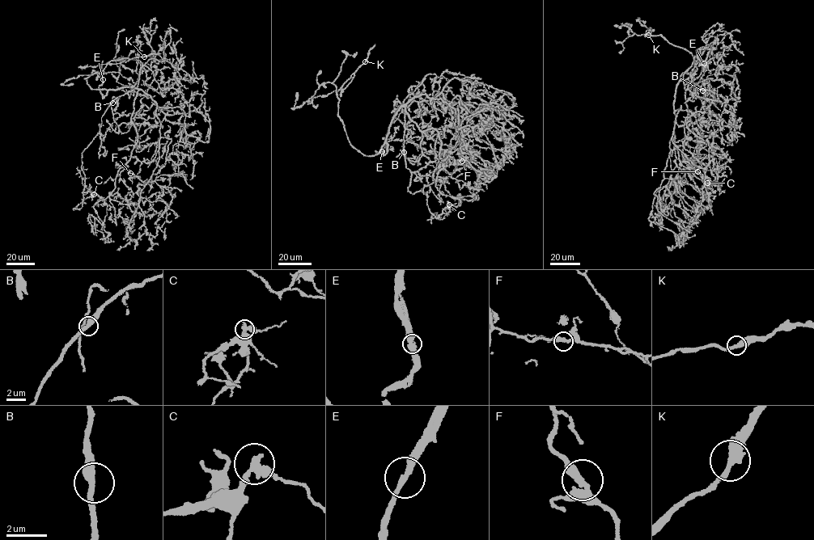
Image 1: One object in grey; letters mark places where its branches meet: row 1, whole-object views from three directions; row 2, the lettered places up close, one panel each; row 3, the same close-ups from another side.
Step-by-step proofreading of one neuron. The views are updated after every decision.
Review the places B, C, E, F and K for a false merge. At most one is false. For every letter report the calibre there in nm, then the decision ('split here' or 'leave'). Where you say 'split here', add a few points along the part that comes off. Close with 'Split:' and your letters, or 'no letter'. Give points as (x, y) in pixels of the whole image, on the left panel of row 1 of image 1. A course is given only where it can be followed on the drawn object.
B: calibre 340 nm; leave
C: calibre 340 nm; leave
E: calibre 360 nm; leave
F: calibre 320 nm; leave
K: calibre 400 nm; leave
Split: no letter

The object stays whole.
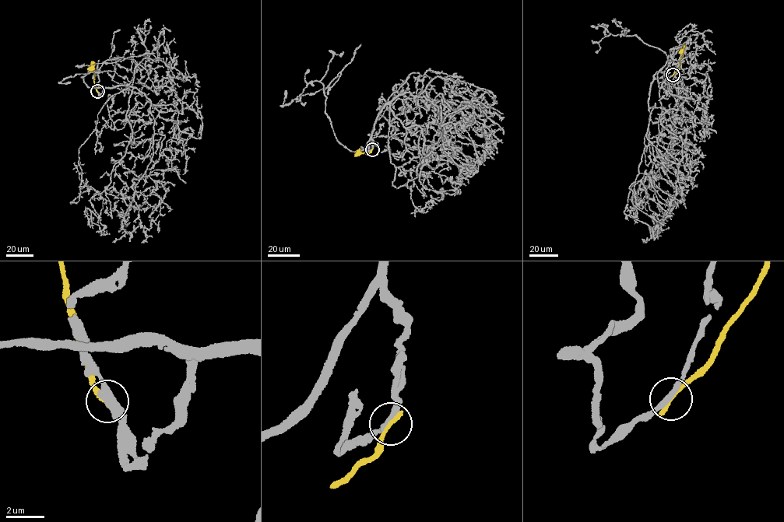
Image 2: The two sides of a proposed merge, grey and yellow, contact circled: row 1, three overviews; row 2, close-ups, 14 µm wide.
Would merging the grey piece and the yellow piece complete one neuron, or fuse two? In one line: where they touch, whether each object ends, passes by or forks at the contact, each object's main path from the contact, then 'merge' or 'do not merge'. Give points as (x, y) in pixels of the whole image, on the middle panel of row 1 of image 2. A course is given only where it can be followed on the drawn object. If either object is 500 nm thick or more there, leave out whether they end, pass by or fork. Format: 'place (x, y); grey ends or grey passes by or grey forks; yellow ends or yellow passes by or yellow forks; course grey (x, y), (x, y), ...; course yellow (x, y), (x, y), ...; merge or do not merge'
place (372, 149); grey passes by; yellow ends; course grey (371, 149), (388, 104), (392, 185), (411, 186), (420, 211), (433, 202), (415, 211), (421, 206); course yellow (371, 149), (367, 154), (364, 151), (358, 152); do not merge

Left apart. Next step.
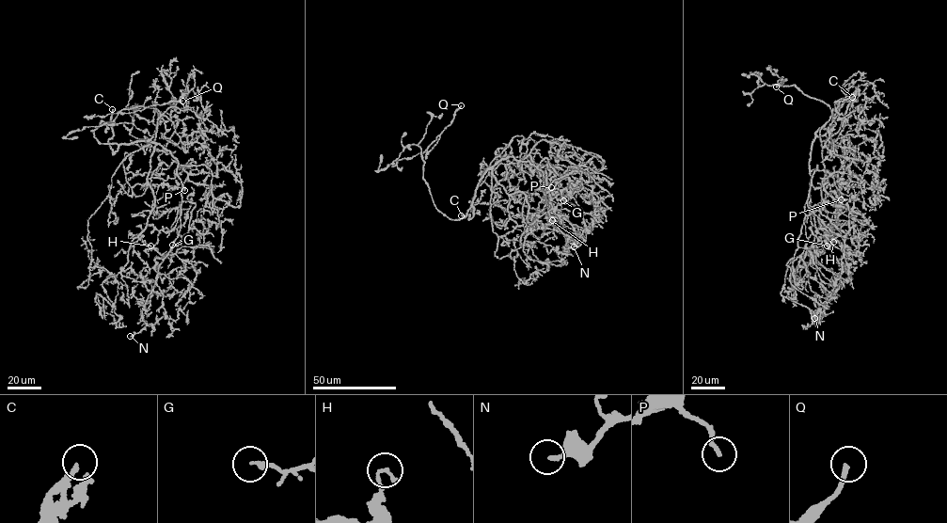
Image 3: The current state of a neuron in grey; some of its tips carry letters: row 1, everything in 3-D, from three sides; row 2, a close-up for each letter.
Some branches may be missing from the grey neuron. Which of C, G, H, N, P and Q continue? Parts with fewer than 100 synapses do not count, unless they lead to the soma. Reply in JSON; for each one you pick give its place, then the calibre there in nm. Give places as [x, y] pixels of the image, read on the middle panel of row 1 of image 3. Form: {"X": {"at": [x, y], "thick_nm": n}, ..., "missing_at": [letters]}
{"C": {"at": [461, 215], "thick_nm": 150}, "missing_at": ["C"]}

